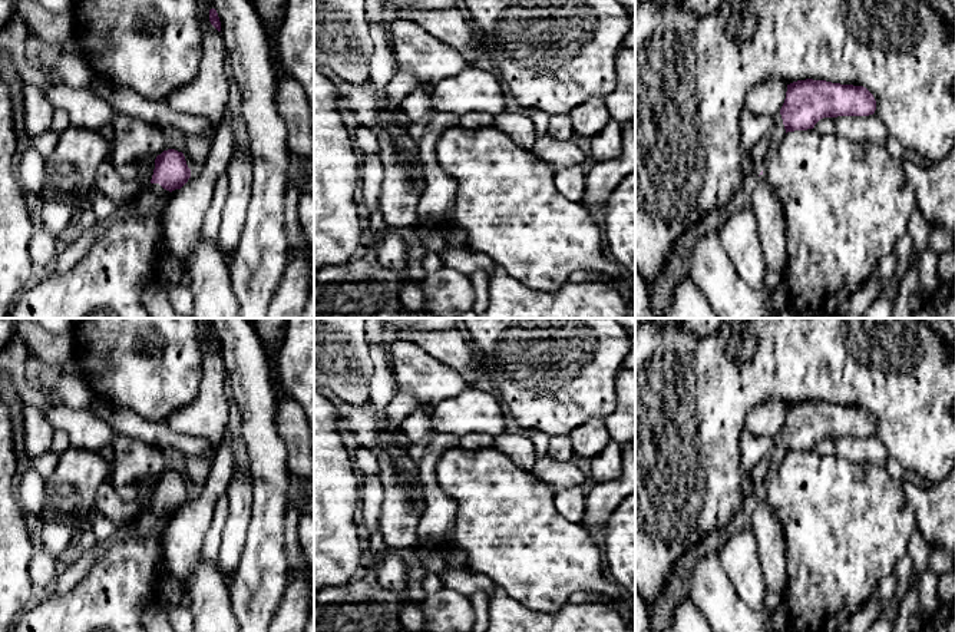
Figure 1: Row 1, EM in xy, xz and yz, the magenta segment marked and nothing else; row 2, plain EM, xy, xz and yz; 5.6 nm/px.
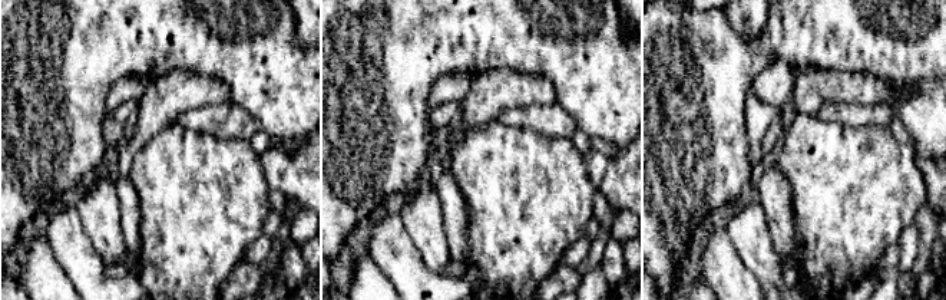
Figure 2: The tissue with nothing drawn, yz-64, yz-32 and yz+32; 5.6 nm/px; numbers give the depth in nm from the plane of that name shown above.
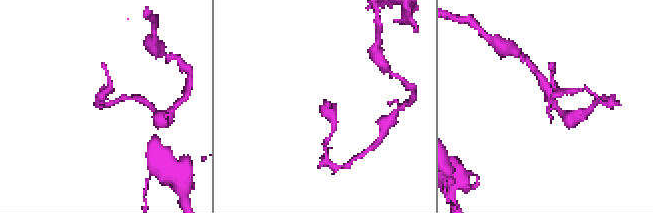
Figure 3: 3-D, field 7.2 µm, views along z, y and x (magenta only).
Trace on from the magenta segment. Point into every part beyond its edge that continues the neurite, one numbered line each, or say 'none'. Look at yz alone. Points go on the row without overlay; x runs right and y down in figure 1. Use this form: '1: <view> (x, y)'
none

